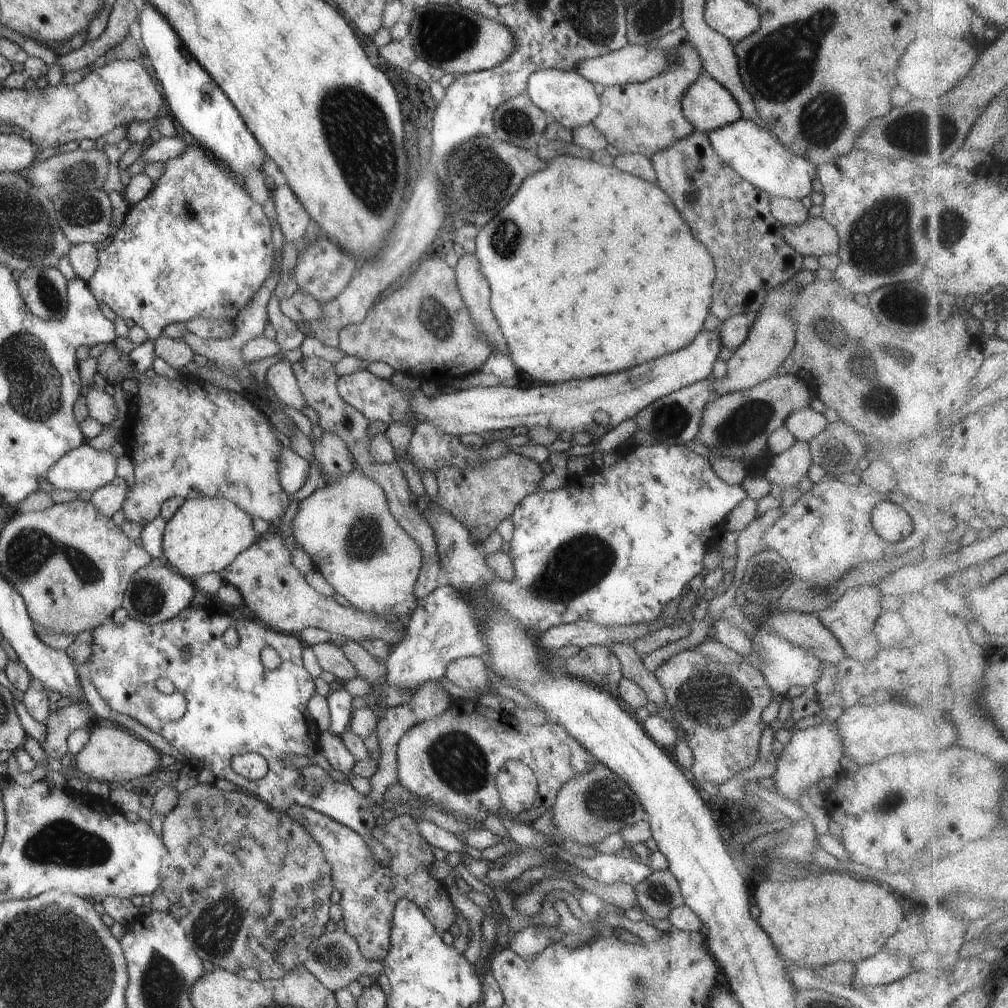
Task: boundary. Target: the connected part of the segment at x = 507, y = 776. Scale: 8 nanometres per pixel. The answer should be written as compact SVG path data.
M508 760L503 764L497 773L495 786L503 808L511 814L527 810L537 796L534 772L518 760Z

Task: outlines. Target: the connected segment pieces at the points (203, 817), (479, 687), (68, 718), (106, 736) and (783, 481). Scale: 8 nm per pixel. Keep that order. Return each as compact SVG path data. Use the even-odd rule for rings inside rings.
M195 783L191 788L184 790L177 796L175 806L164 816L162 822L161 840L167 848L169 856L173 858L173 864L179 872L173 876L167 876L161 881L160 889L169 903L168 913L171 918L183 928L187 940L191 942L194 951L198 953L202 961L211 962L213 967L236 974L248 981L259 982L283 978L291 968L297 964L303 964L307 960L308 949L311 944L324 933L325 924L329 921L328 910L331 906L329 894L333 891L331 882L331 864L323 858L319 845L307 834L307 831L286 812L279 812L271 808L260 798L235 789L223 791L209 783Z
M474 656L455 658L445 666L443 677L459 688L483 694L489 688L489 674L481 659Z
M70 704L50 713L45 724L45 740L40 743L45 756L59 759L67 754L67 735L77 728L85 728L85 723L92 718L89 704Z
M116 725L93 728L93 731L89 733L89 739L83 744L83 748L71 756L72 766L78 774L89 780L109 783L121 782L122 780L138 780L141 776L149 775L152 771L160 768L158 761L161 754L159 752L153 750L147 742L142 741L132 732L125 728L123 730L119 729L119 726Z
M794 440L789 448L772 456L763 477L779 486L781 491L797 487L797 484L805 479L811 463L808 443Z

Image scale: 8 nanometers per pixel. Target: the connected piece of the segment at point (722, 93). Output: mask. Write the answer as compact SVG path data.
M702 75L683 92L678 111L693 130L704 133L741 118L741 110L729 91L714 78Z

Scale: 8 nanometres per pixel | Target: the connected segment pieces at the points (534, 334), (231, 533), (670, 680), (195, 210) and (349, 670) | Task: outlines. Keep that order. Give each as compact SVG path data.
M557 155L555 158L552 158L549 163L546 164L546 167L543 170L539 170L539 172L533 172L529 174L529 176L525 176L523 178L519 188L514 192L514 195L511 197L511 200L501 209L499 214L496 214L480 229L478 229L478 233L475 236L475 251L474 255L479 262L479 272L483 274L483 278L487 280L487 286L490 290L490 309L497 320L497 324L499 326L499 330L503 335L503 338L506 342L506 346L508 352L510 353L510 357L512 361L515 363L517 369L520 369L523 372L527 372L533 380L537 380L537 382L543 384L559 384L565 381L570 381L573 379L588 379L594 376L608 375L611 373L616 373L622 370L627 370L632 366L637 366L638 364L643 364L645 361L657 358L658 356L663 356L664 354L675 352L677 349L683 348L687 346L697 332L699 332L703 326L703 319L707 316L709 312L709 306L711 302L711 291L712 291L712 282L714 280L715 271L713 266L713 259L707 250L707 247L700 243L699 240L691 234L691 230L683 220L681 220L681 216L675 212L675 208L673 208L673 204L671 204L671 200L661 188L659 188L656 183L650 183L646 180L641 180L632 174L627 174L626 172L619 172L617 168L613 165L602 165L598 164L596 161L592 159L581 159L577 157L571 157L567 155Z
M195 497L187 499L165 522L161 550L171 568L187 579L219 572L256 540L252 516L221 498Z
M689 648L689 650L687 649L671 656L668 660L663 660L652 673L653 676L655 676L657 684L663 688L663 704L665 704L667 710L671 712L672 720L677 723L677 727L681 728L685 733L685 742L687 742L687 746L689 746L689 750L691 750L693 755L693 764L691 765L690 771L698 786L700 786L702 782L711 782L711 784L719 785L728 778L735 776L739 770L749 768L757 760L758 742L763 728L765 728L765 723L760 718L760 712L769 703L773 702L773 694L769 686L767 686L767 682L765 678L763 678L763 674L761 674L760 670L753 668L748 661L739 662L739 664L711 662L711 660L705 660L695 648Z
M185 145L179 156L164 164L163 174L147 196L130 205L123 224L114 227L108 246L97 253L95 272L86 282L99 304L105 304L123 320L133 320L152 340L165 325L185 323L195 317L231 323L237 311L273 272L277 279L281 276L271 240L270 220L229 168L223 168L201 145Z
M317 643L311 646L315 660L322 670L331 672L337 682L344 684L357 677L357 671L341 649L331 643Z

